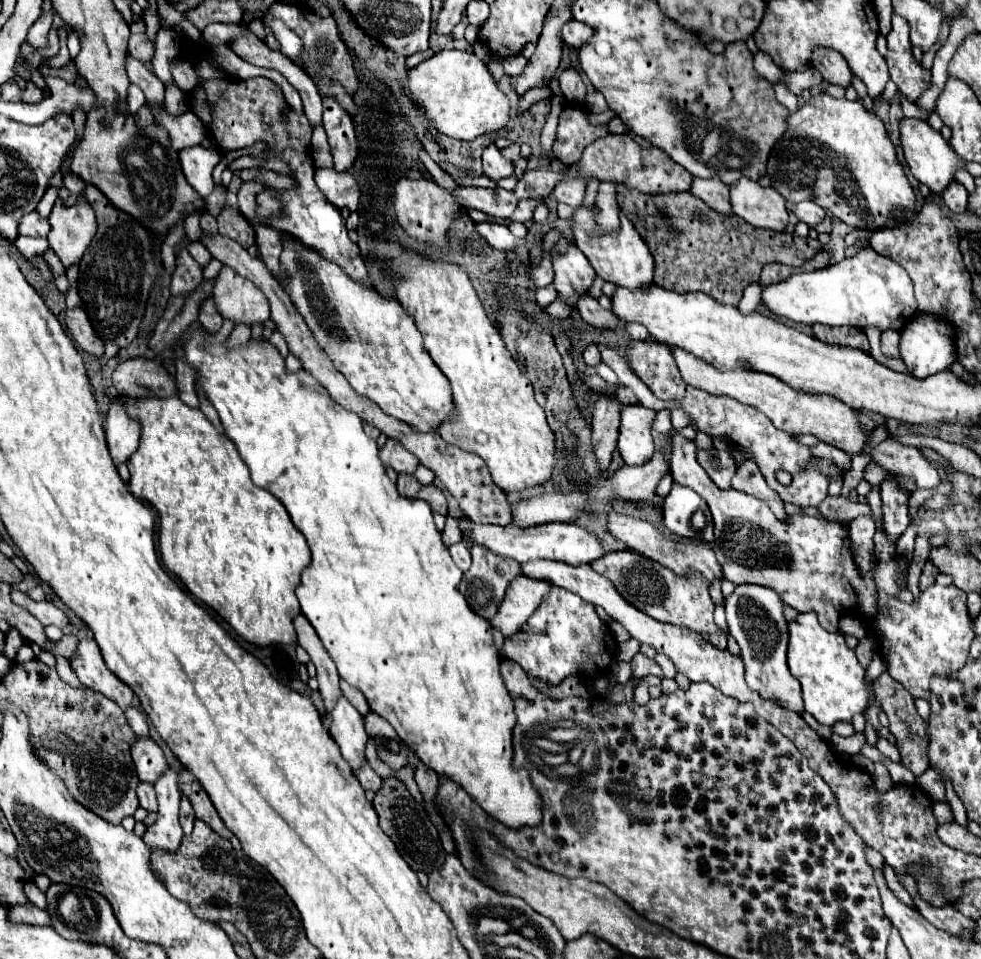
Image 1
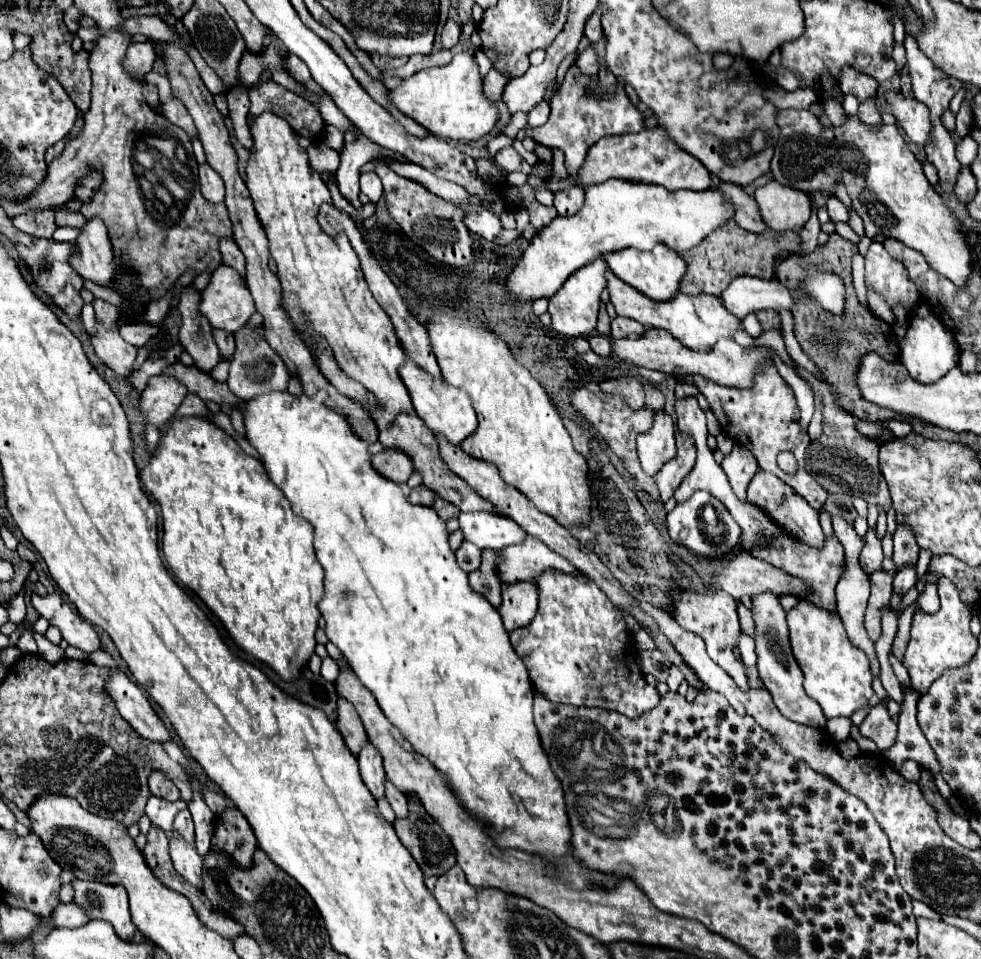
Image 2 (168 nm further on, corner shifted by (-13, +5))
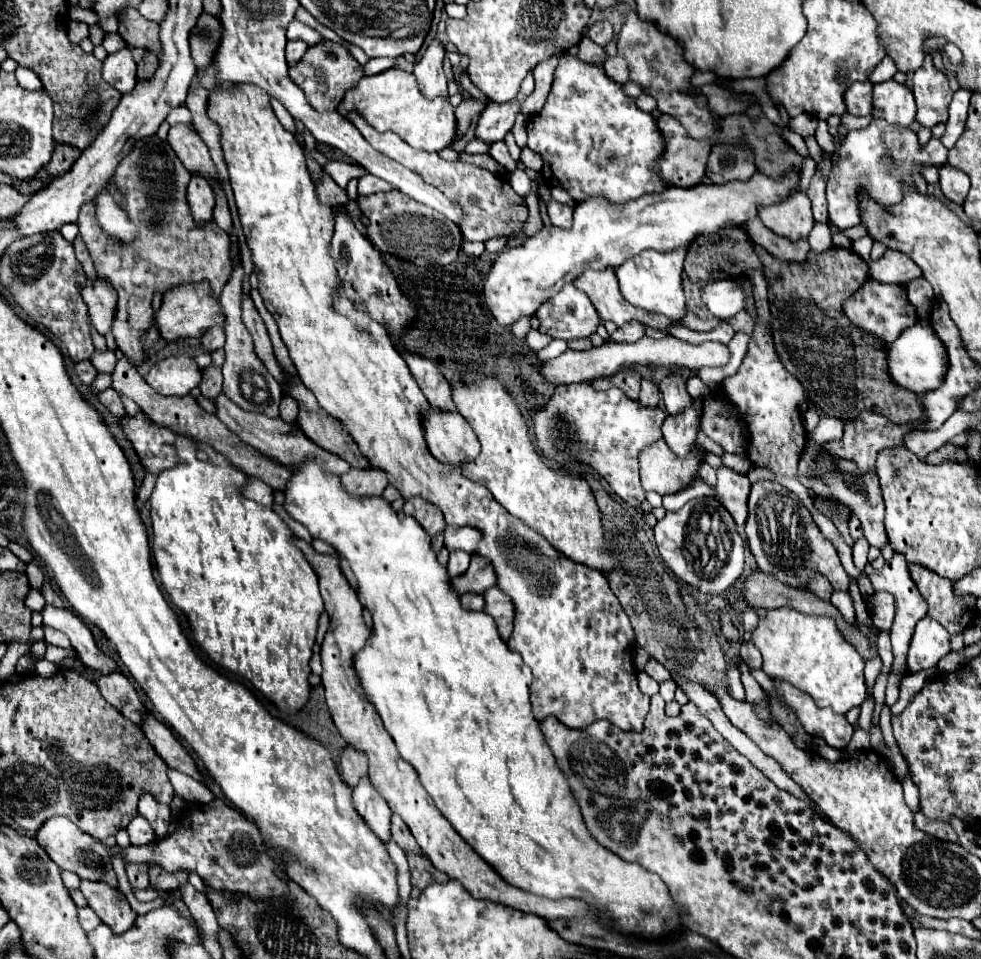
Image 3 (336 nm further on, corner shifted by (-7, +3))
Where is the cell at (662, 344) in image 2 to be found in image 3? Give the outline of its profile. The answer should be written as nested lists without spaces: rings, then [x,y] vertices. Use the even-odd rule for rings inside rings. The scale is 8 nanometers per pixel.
[[[642,336],[634,344],[618,344],[618,342],[606,342],[600,348],[592,348],[586,352],[576,352],[576,350],[566,350],[562,356],[550,360],[544,364],[542,374],[548,378],[552,384],[576,384],[576,382],[586,382],[602,376],[612,376],[618,372],[618,368],[628,368],[632,364],[640,366],[678,366],[678,368],[688,368],[688,370],[700,370],[704,366],[708,368],[724,368],[728,364],[728,348],[722,342],[704,342],[700,346],[688,344],[684,340],[678,340],[674,336],[664,336],[660,340]]]

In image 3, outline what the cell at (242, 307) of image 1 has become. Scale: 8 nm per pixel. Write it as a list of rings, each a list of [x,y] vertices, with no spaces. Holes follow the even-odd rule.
[[[198,282],[190,286],[178,286],[178,290],[172,290],[164,296],[160,312],[156,314],[156,326],[160,330],[160,336],[164,340],[178,340],[178,338],[200,338],[202,332],[206,332],[212,326],[224,328],[226,316],[220,300],[214,296],[210,282]]]

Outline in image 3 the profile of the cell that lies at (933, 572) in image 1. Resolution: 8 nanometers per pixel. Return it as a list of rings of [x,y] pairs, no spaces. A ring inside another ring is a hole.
[[[894,554],[890,562],[886,562],[884,568],[874,570],[872,566],[866,566],[866,574],[874,586],[874,592],[890,592],[896,594],[896,618],[894,624],[890,628],[890,638],[892,638],[892,648],[894,648],[894,662],[892,662],[892,674],[902,680],[908,674],[908,666],[906,666],[906,654],[908,654],[908,646],[910,646],[910,638],[914,632],[914,626],[920,618],[924,618],[928,614],[928,602],[924,602],[922,594],[918,592],[914,580],[910,578],[908,572],[908,562],[904,558],[904,554]]]

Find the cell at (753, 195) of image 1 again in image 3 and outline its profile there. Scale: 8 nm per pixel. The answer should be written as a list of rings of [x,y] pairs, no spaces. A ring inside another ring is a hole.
[[[792,192],[786,200],[780,200],[776,204],[760,206],[758,218],[766,228],[788,240],[806,238],[814,224],[810,200],[802,192]]]

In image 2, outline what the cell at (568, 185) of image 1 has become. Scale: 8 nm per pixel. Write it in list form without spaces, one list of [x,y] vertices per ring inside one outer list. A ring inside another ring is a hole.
[[[568,188],[554,192],[554,208],[560,216],[572,216],[576,214],[584,204],[584,188]]]

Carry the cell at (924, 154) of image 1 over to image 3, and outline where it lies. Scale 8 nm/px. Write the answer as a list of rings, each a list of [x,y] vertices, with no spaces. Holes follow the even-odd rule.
[[[886,80],[874,84],[872,98],[874,98],[872,118],[884,118],[888,124],[900,124],[900,126],[914,124],[916,106],[908,86],[898,84],[894,80]]]

